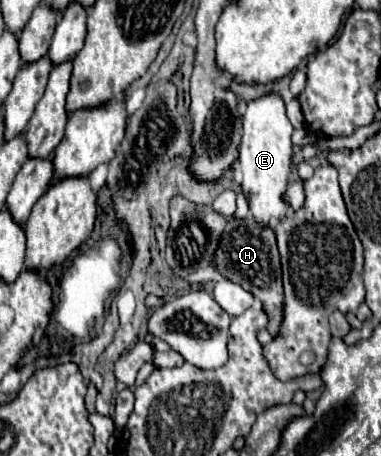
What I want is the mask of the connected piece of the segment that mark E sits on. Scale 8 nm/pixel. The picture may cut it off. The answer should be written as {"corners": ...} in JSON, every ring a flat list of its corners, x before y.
{"corners":[[278,93,262,95,258,99,248,101,244,117,244,135,240,143,240,169,244,175,242,191,248,197,250,211,260,225,268,225,272,217,280,217,288,211,288,205,282,201,282,193,286,191,286,181,290,175,290,159,292,159,292,123,286,115,284,99]]}

